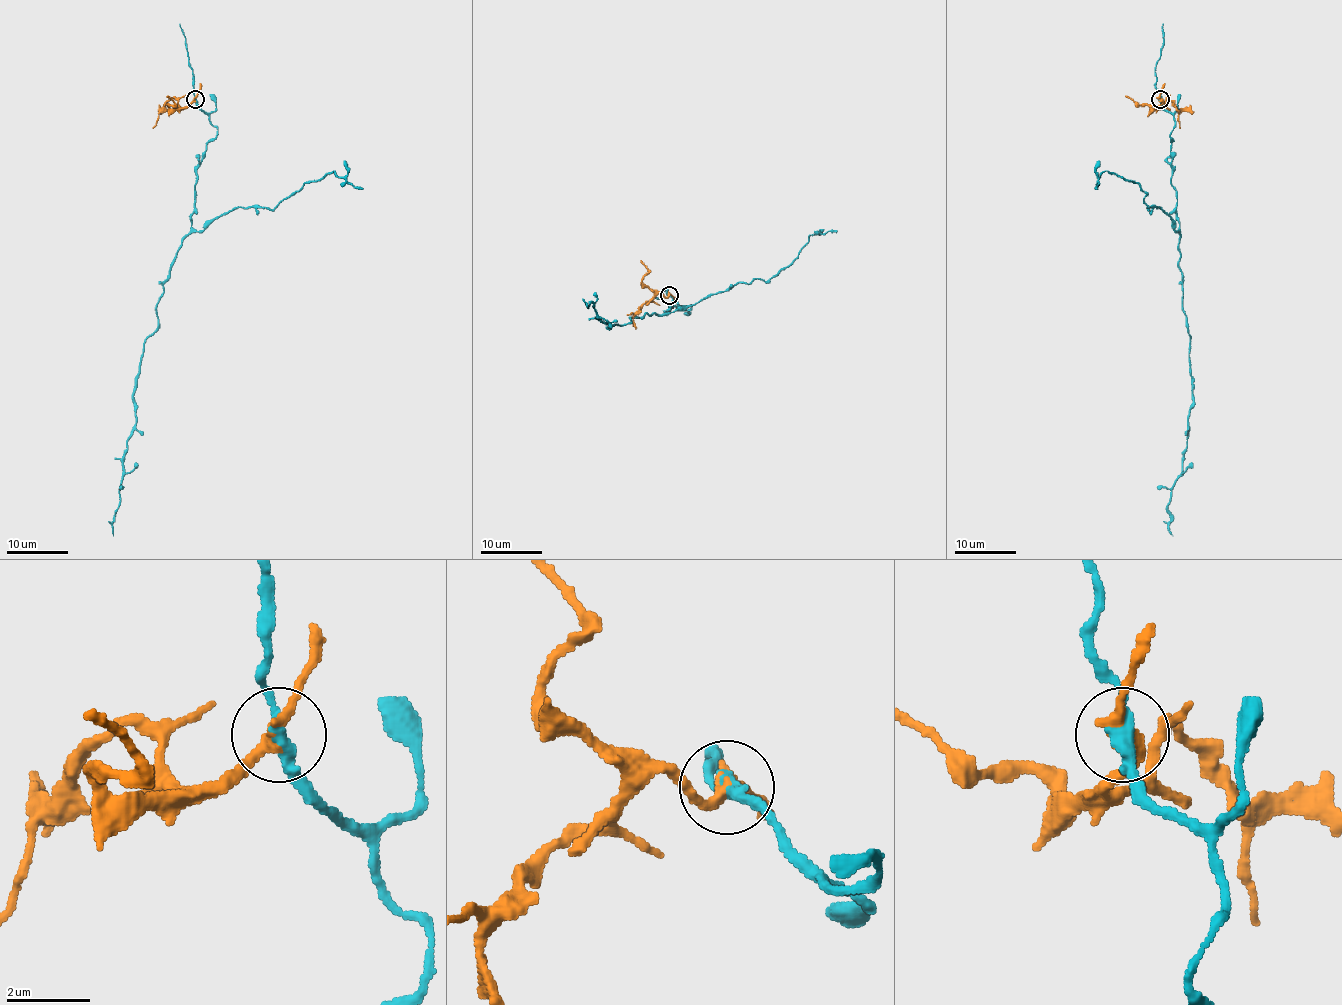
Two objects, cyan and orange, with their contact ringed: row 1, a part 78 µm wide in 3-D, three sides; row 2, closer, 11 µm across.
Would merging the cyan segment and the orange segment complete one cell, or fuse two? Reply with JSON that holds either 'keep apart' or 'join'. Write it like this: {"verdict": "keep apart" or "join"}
{"verdict": "keep apart"}

